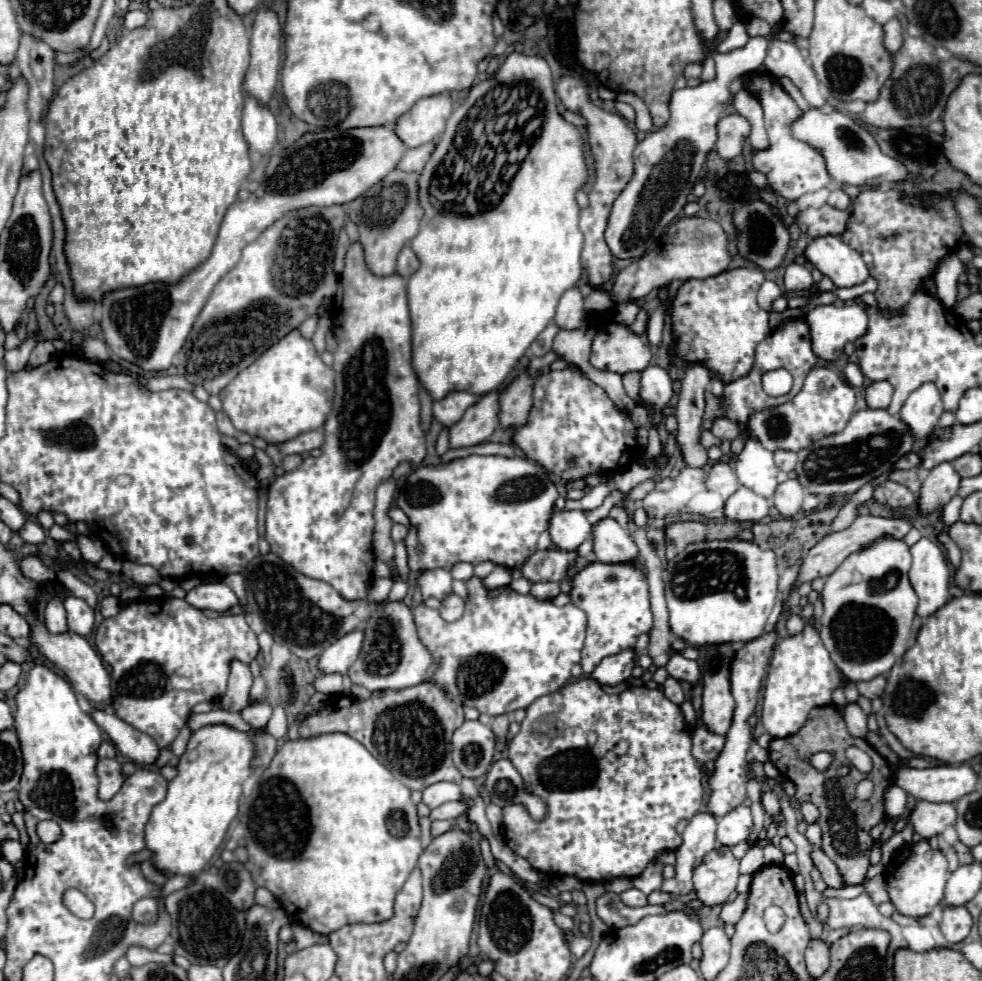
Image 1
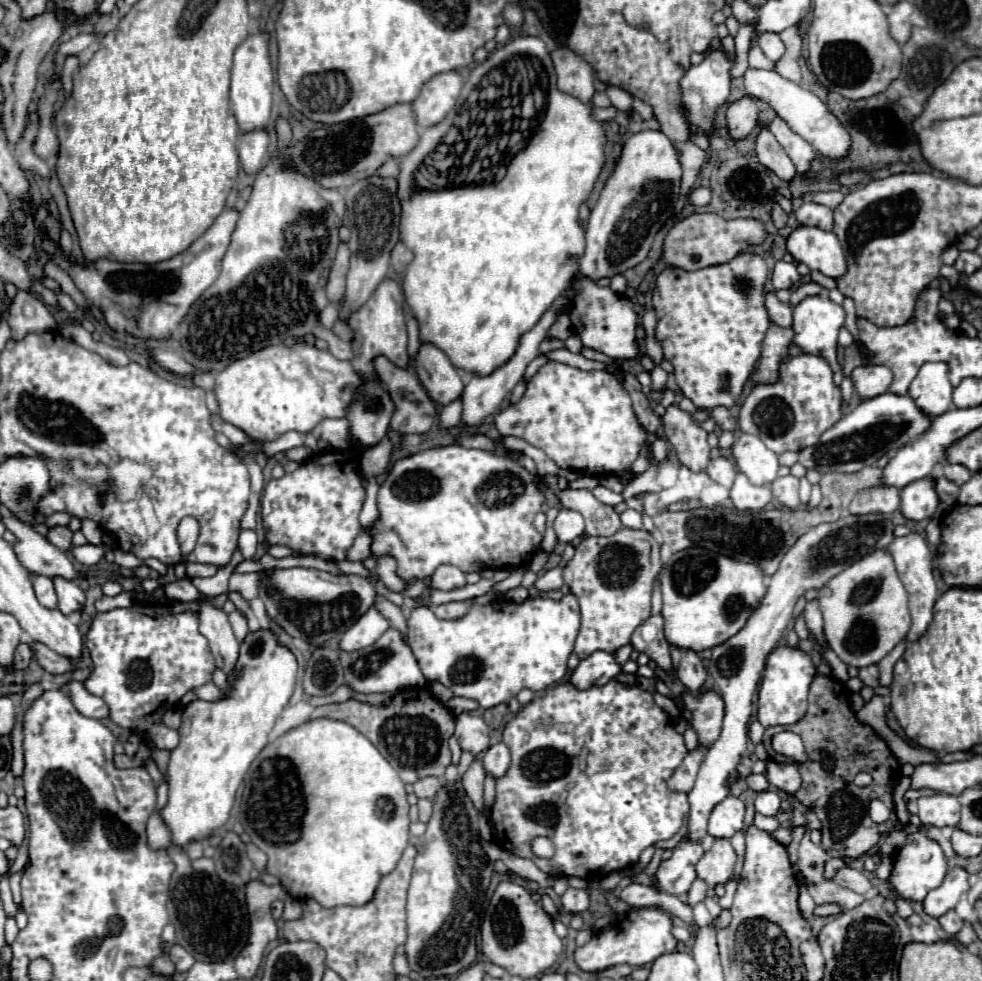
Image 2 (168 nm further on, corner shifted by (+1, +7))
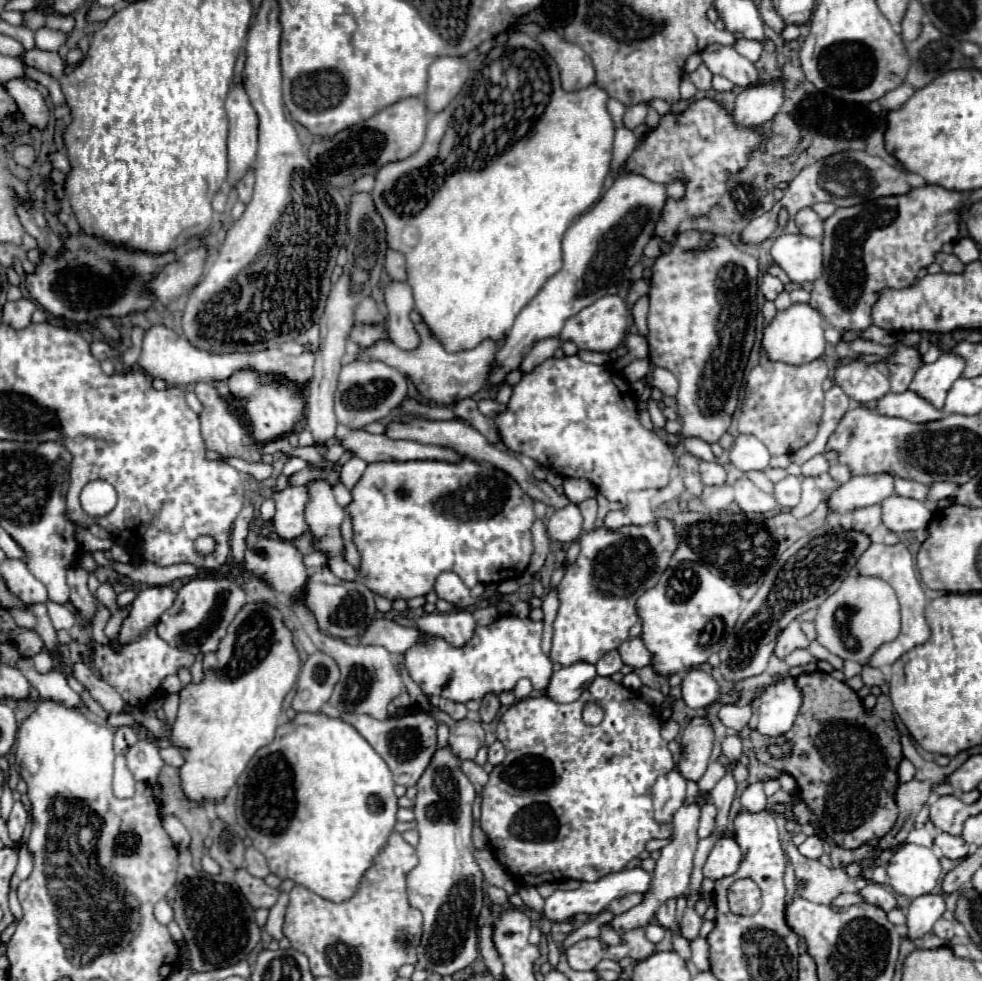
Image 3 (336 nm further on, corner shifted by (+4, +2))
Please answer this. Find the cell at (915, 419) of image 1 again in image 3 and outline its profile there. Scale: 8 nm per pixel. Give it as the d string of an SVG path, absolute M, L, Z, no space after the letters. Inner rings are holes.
M944 352L936 362L918 368L910 382L910 390L920 394L924 400L932 402L938 410L944 406L946 394L954 380L960 378L964 370L964 360L952 352Z

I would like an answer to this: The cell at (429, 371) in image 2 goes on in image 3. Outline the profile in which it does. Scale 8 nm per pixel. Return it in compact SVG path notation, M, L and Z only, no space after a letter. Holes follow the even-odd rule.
M402 282L388 284L384 298L388 306L388 332L392 342L402 350L416 350L420 346L420 334L408 318L414 306L410 286Z

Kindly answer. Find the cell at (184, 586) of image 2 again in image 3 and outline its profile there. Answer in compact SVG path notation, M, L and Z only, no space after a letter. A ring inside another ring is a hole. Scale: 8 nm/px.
M150 586L142 592L138 592L136 600L132 602L132 610L128 612L128 618L124 620L120 628L120 642L132 642L138 640L146 630L164 614L164 610L172 608L176 600L176 590L170 586Z

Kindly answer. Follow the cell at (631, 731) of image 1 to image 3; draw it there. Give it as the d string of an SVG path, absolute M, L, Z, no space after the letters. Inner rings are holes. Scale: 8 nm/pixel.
M598 676L584 692L582 696L576 700L576 702L570 702L570 704L560 704L552 698L548 698L546 694L542 696L536 696L536 698L526 698L526 700L520 700L516 704L512 704L506 714L500 718L498 722L498 740L504 744L506 748L506 758L500 766L496 766L492 772L490 772L490 780L488 784L484 786L484 792L482 792L482 816L480 816L480 826L482 830L488 834L490 838L490 846L498 858L498 862L518 880L524 880L524 882L530 882L540 878L542 874L550 874L548 878L552 880L562 880L562 878L572 878L572 880L596 880L596 878L602 878L604 874L612 874L612 872L620 872L630 860L634 860L650 840L654 838L672 838L672 822L666 822L666 824L660 824L656 822L654 818L654 806L652 806L652 786L656 782L658 776L670 772L676 762L674 762L674 756L672 752L668 750L668 744L664 742L664 738L660 736L660 720L654 716L652 708L638 696L630 696L630 698L622 698L622 684L616 684L612 682L610 678L602 678ZM588 704L598 704L602 706L604 710L604 720L596 726L590 726L582 720L582 710L588 706Z

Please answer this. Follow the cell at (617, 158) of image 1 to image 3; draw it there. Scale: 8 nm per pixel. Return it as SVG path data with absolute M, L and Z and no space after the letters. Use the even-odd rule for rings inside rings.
M544 30L538 36L538 42L548 50L552 60L560 70L560 80L564 90L582 90L594 84L596 72L592 60L576 44L564 42L556 30Z

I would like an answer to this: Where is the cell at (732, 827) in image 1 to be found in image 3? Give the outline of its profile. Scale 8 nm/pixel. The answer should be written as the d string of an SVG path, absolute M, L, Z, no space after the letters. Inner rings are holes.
M704 804L702 806L702 816L700 816L700 828L698 828L698 836L700 838L708 838L716 828L716 806L714 804Z

